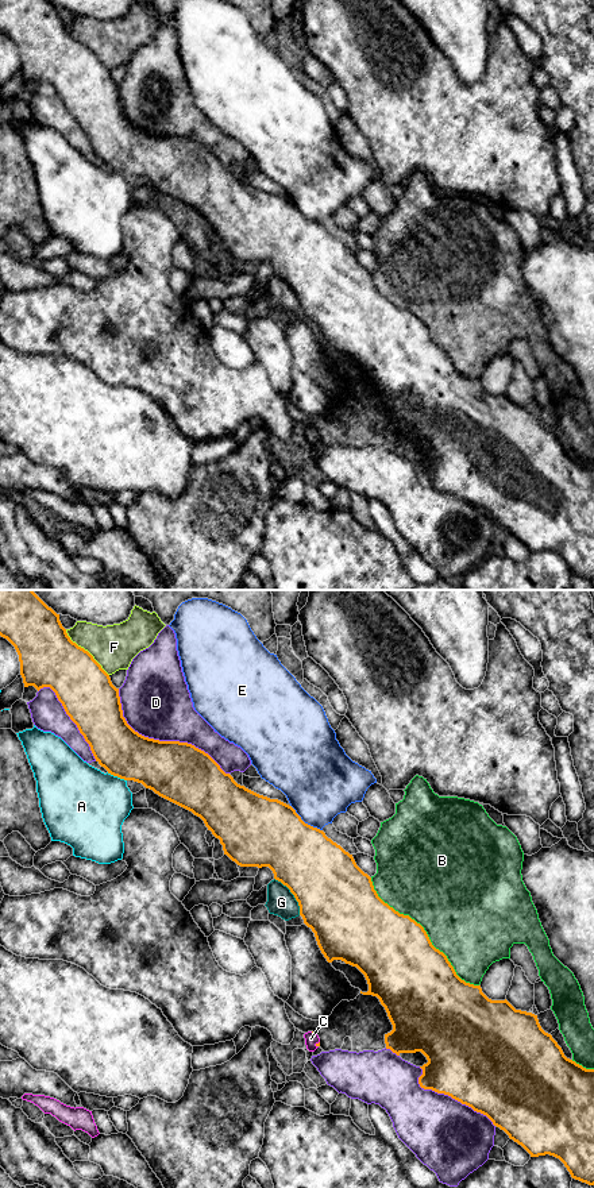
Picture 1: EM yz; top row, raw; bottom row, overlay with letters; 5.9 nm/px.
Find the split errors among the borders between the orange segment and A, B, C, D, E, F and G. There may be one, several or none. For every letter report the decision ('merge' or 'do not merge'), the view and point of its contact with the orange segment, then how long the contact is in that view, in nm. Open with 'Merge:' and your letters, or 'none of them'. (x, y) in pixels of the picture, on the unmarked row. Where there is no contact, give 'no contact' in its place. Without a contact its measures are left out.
Merge: C
A: do not merge | yz (116, 170) | 130 nm
B: do not merge | yz (425, 327) | 900 nm
C: merge | yz (317, 439) | 40 nm
D: do not merge | yz (161, 137) | 850 nm
E: do not merge | yz (304, 218) | 240 nm
F: do not merge | yz (87, 46) | 380 nm
G: do not merge | yz (293, 289) | 280 nm

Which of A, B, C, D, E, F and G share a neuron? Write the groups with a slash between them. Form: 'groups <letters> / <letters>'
groups A / B F / C / D / E / G

